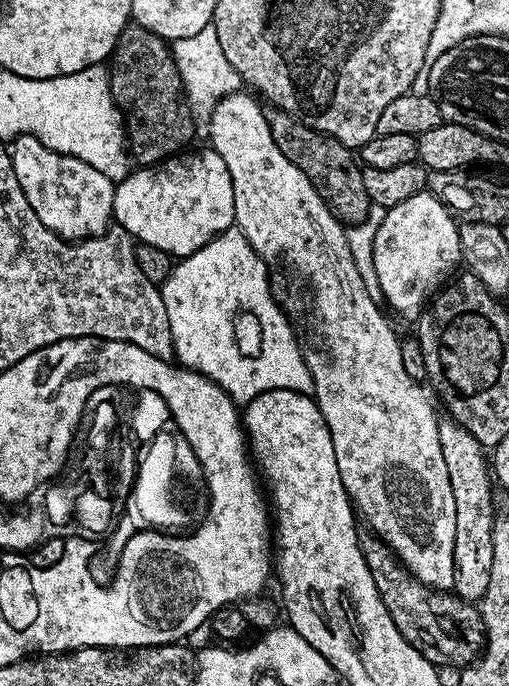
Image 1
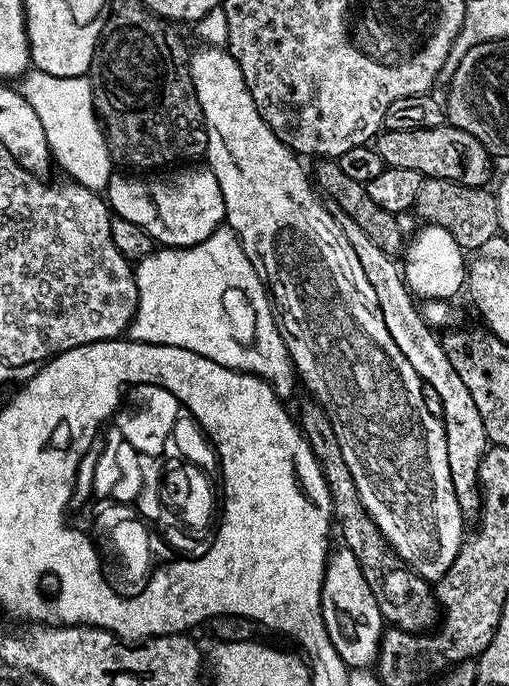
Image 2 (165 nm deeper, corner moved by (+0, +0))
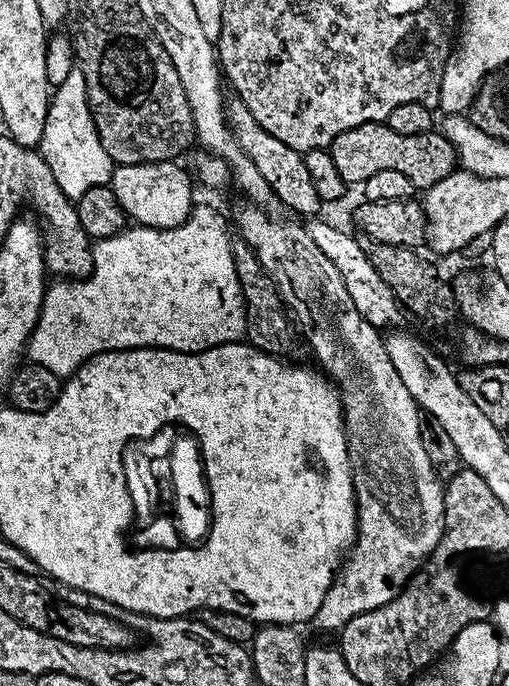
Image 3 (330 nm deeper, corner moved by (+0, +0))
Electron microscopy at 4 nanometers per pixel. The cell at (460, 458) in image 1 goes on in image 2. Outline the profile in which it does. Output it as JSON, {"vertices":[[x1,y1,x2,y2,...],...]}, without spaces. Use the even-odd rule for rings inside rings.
{"vertices":[[333,207,331,214,338,222,342,234,346,234,346,242,354,249,366,279,378,294,378,310,382,310,382,322,386,322,386,330,390,330,390,338,398,345,398,350,406,354,406,362,414,366,421,381,434,386,442,404,440,419,446,434,446,458,450,462,450,482,454,482,454,494,458,498,458,506,466,518,472,518,480,511,480,479,478,470,484,453,490,447,486,434,486,426,482,422,482,414,478,414,478,406,474,406,474,398,470,398,470,390,462,378,458,378,458,370,450,366,450,358,446,358,441,337,433,330,431,325,424,321,423,313,414,301,404,281,401,265,393,257,386,254,386,250,378,247,364,231,354,223,354,218,346,214,341,208]]}

